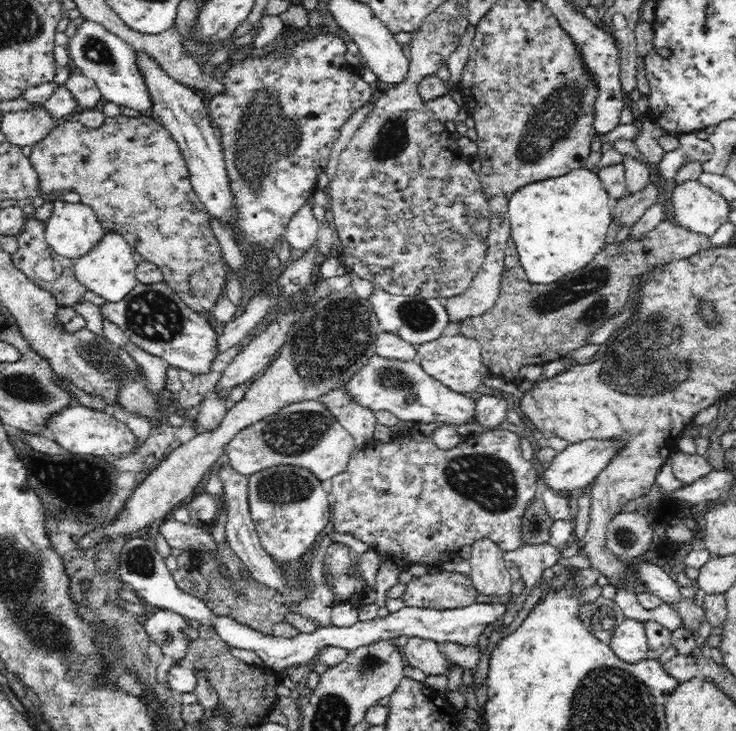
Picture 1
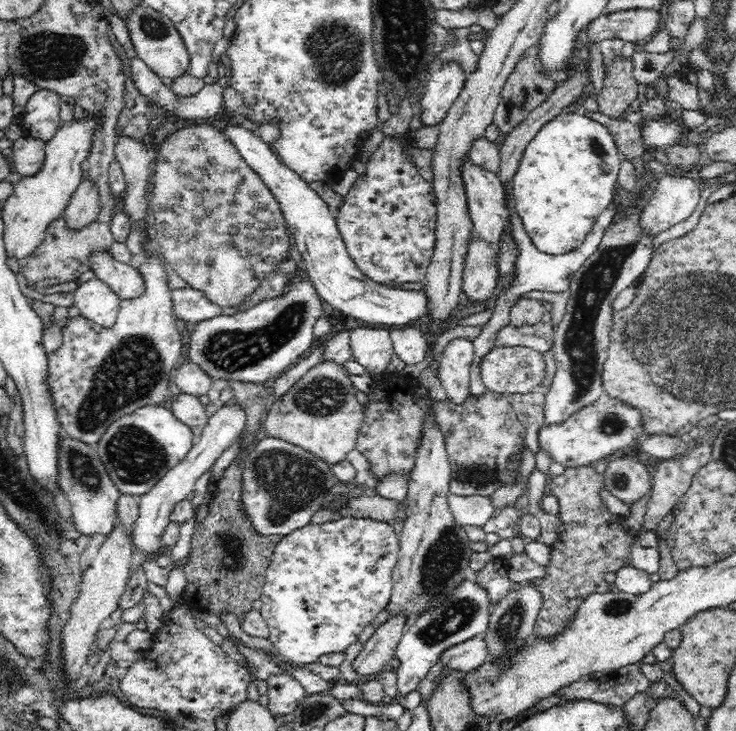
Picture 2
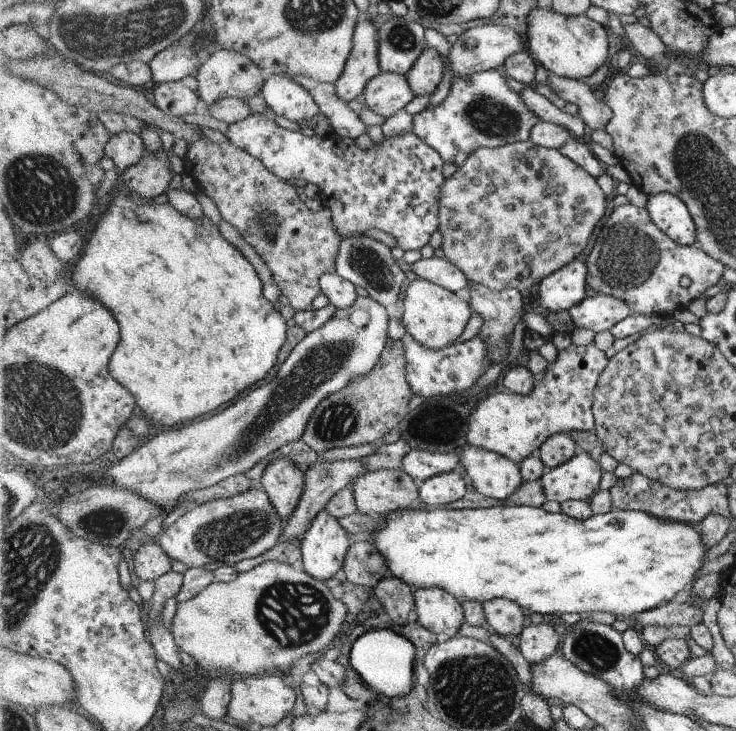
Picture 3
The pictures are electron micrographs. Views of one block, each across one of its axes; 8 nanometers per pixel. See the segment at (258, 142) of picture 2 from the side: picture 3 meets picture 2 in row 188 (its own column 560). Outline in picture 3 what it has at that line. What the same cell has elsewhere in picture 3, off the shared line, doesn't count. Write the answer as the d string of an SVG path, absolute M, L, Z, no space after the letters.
M582 260L568 265L540 282L538 300L547 312L560 312L580 305L586 298L586 266Z

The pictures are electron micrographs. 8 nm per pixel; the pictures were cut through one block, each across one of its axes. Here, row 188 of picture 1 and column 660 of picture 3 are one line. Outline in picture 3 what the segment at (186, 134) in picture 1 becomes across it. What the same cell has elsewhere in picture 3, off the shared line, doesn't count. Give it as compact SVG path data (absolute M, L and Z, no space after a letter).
M660 193L648 198L645 209L663 232L680 246L696 244L696 222L681 198L670 193Z

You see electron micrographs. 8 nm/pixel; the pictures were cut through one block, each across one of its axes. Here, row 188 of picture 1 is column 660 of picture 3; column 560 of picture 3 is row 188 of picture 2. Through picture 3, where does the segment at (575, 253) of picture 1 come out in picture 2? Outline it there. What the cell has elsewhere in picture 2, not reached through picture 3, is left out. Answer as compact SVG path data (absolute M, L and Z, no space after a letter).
M566 113L547 122L532 138L523 153L519 168L515 170L512 195L515 209L521 218L525 232L531 241L544 253L564 254L582 244L602 212L608 208L614 196L616 178L620 170L618 146L606 126L584 114Z

